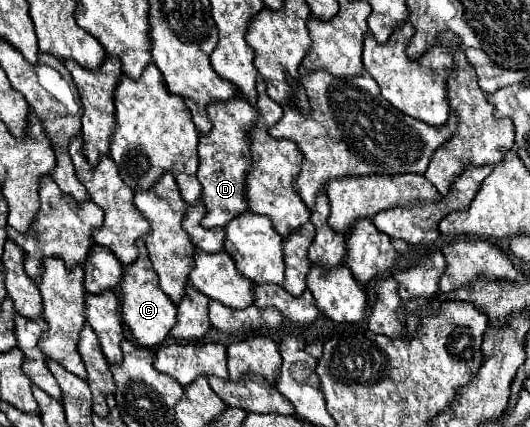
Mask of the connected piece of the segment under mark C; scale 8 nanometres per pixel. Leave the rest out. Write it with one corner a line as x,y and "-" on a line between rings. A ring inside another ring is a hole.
144,239
138,241
138,261
134,265
126,265
126,275
120,285
120,297
122,297
122,317
126,325
130,327
132,335
136,337
138,345
144,349
158,349
166,343
170,329
176,325
176,305
166,297
166,293
158,285
158,275
150,263
148,249

